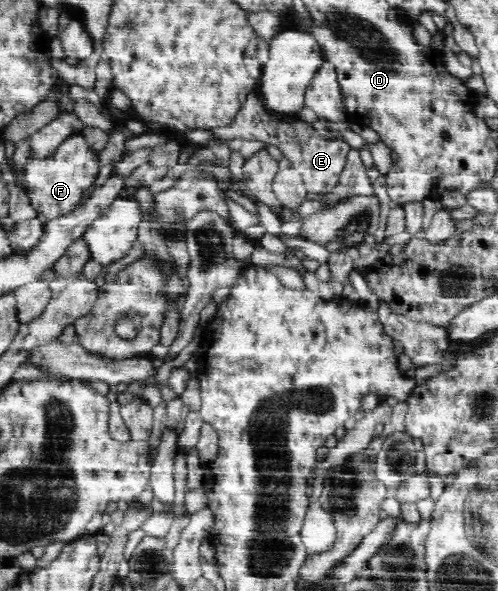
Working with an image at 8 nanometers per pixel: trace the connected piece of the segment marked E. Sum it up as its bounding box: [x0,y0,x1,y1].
[207,86,351,197]

